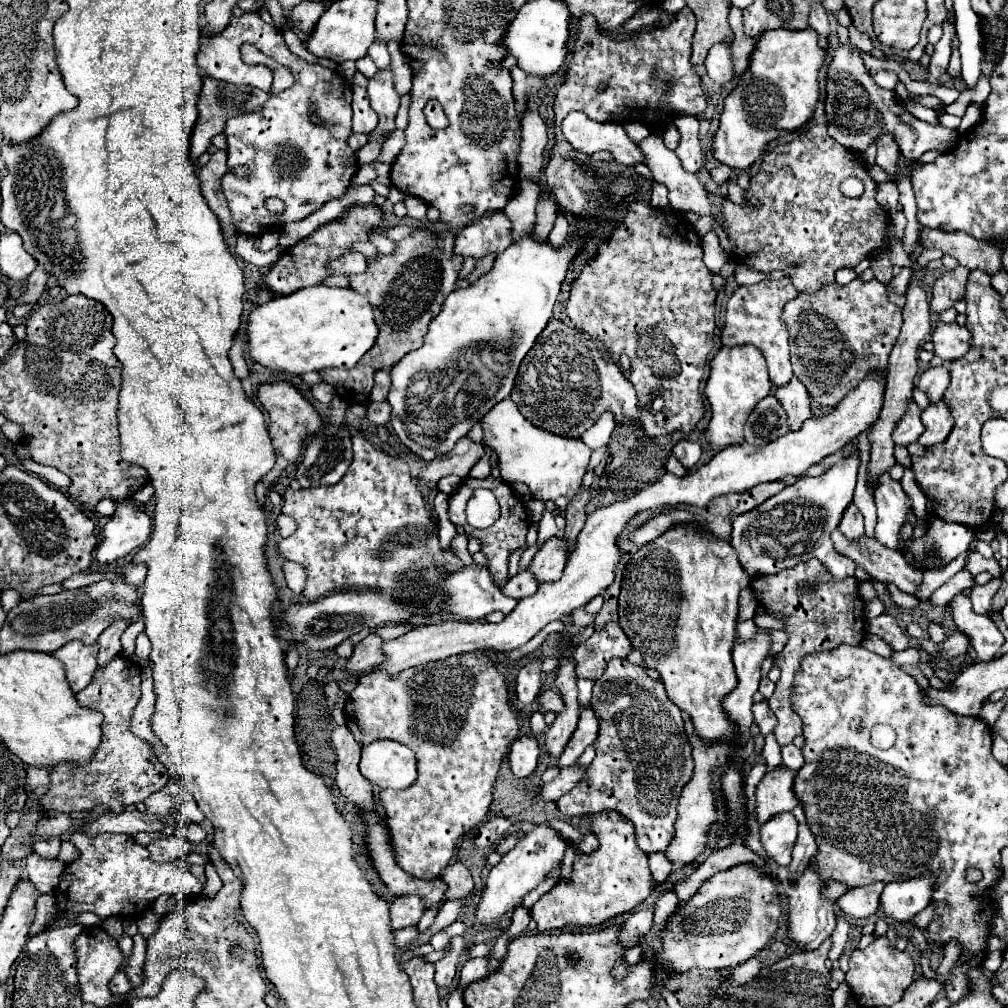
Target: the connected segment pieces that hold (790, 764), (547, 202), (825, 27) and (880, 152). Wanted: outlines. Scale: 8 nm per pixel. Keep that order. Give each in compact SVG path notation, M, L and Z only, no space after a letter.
M795 744L783 746L783 748L781 748L781 756L783 756L783 766L787 766L787 768L799 770L799 768L803 768L803 764L805 764L803 752L801 752Z
M541 196L541 198L539 198L539 204L537 204L537 226L535 226L535 230L533 230L533 238L535 238L539 244L547 242L547 236L549 236L549 232L553 230L555 218L557 218L555 200L553 200L553 198L547 198L547 196Z
M815 4L815 8L811 8L811 16L809 16L809 26L821 36L821 38L829 38L831 28L829 28L829 18L827 12L821 4Z
M881 132L877 138L875 164L879 164L885 172L889 172L893 180L897 180L897 154L899 154L899 146L895 144L895 138L891 136L891 132Z

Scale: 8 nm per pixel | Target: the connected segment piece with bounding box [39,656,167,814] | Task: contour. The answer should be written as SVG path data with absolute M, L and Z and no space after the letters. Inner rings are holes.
M115 656L103 668L97 668L91 684L77 694L77 700L83 706L103 712L103 740L91 762L83 768L67 768L67 764L59 764L59 768L53 768L53 772L49 774L51 784L39 798L39 804L45 812L85 812L97 806L105 806L109 808L109 812L119 814L125 810L125 806L145 802L149 794L165 786L165 766L157 760L147 742L143 742L135 734L129 734L129 718L139 702L139 696L141 678L137 664Z

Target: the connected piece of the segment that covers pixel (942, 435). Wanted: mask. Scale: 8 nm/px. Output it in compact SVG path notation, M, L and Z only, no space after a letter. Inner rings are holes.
M943 400L939 402L931 402L923 414L921 414L921 422L925 426L925 432L919 436L919 442L927 448L931 444L943 442L947 438L947 434L953 428L953 416L947 410L947 404Z

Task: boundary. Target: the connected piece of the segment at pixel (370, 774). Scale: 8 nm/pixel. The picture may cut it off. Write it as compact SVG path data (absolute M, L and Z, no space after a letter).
M375 740L361 752L359 770L377 788L407 788L417 776L415 752L397 740Z

